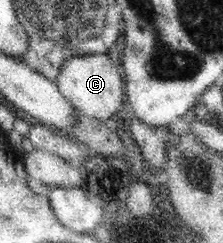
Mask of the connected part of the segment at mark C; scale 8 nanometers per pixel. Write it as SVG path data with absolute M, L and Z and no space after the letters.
M72 55L62 61L55 81L62 96L84 116L106 122L122 109L122 77L108 55Z

